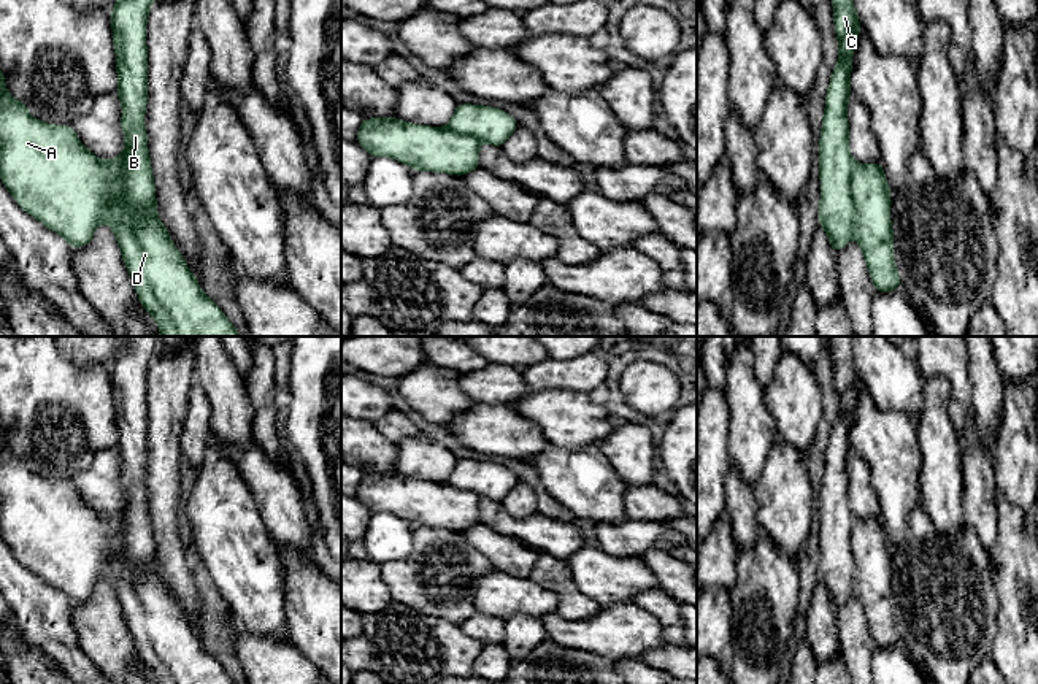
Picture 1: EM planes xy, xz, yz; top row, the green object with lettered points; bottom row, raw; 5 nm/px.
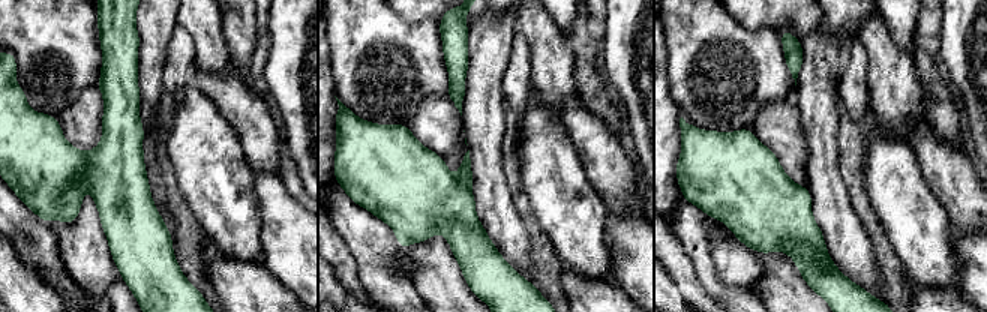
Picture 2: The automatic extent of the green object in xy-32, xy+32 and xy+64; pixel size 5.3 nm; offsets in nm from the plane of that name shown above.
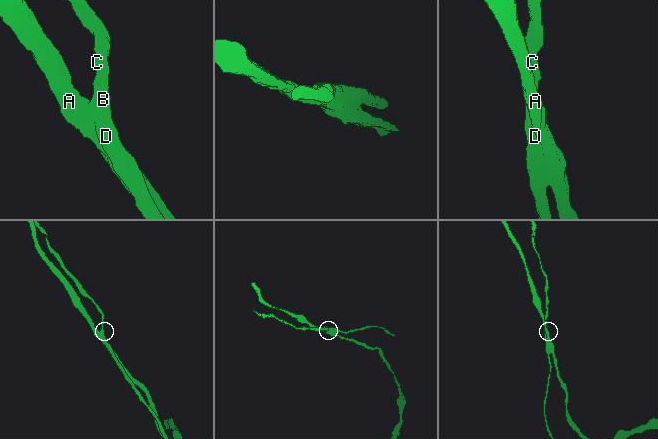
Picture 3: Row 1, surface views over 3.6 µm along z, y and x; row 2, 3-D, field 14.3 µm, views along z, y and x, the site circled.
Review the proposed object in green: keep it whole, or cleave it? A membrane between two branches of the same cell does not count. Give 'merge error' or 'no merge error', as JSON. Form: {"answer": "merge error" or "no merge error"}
{"answer": "merge error"}

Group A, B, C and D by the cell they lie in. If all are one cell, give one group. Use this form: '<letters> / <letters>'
A / B C D

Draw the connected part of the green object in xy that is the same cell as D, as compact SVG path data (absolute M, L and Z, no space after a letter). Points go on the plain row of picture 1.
M124 336L111 365L113 402L116 409L117 448L125 492L124 506L108 516L122 540L121 552L111 560L113 587L132 633L141 662L152 671L159 684L235 684L222 665L203 647L189 625L181 606L173 600L165 579L157 570L157 546L154 541L144 470L148 459L148 402L146 378L156 355L159 336Z

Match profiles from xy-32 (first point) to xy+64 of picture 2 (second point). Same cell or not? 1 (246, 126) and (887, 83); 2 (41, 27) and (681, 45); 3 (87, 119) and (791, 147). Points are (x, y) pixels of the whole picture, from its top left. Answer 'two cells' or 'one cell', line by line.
1: two cells
2: one cell
3: one cell

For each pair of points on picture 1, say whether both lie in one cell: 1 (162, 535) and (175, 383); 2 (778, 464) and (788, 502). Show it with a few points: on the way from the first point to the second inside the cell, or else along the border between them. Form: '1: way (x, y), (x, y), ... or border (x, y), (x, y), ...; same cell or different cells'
1: way (164, 497), (165, 421); same cell
2: way (781, 473), (784, 492); same cell

